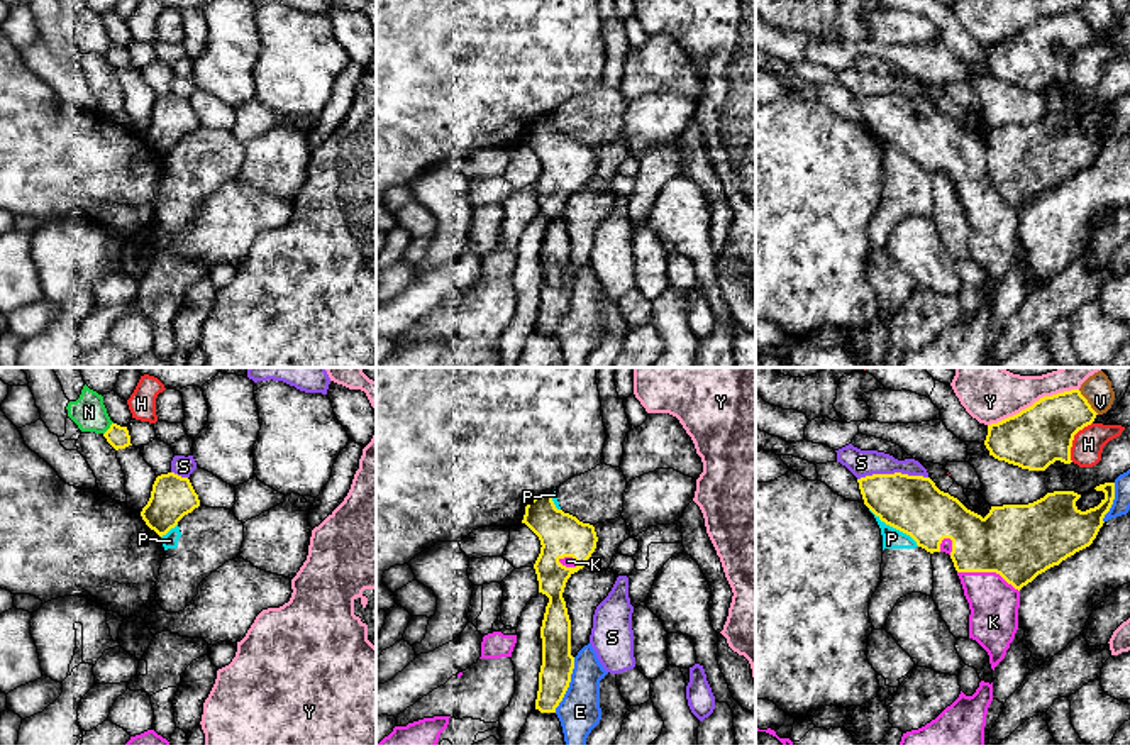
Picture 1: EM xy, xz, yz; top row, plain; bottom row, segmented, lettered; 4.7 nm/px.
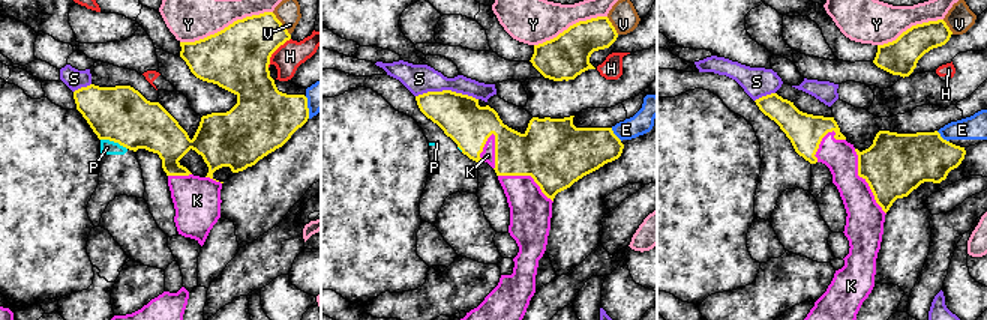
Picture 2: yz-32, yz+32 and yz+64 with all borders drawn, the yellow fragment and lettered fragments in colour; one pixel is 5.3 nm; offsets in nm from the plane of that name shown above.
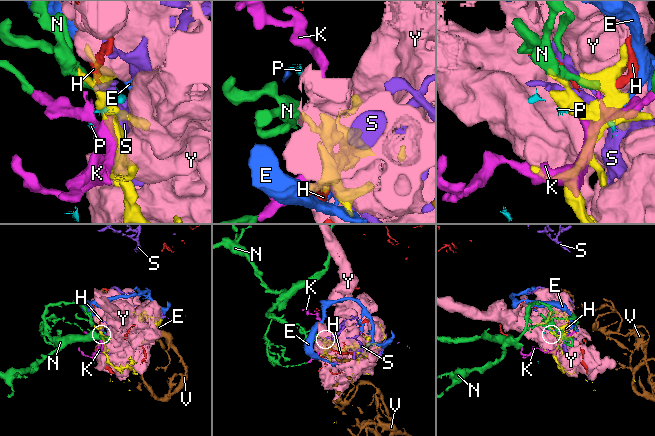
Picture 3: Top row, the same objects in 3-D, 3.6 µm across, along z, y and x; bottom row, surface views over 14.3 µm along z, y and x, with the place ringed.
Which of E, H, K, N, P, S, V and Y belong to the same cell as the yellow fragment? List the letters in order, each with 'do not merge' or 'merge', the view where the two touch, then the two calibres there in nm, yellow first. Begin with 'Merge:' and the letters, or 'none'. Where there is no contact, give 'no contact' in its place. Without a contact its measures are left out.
Merge: K
E: do not merge | xz | 150/200 nm
H: do not merge | yz | 280/150 nm
K: merge | yz | 360/240 nm
N: do not merge | xy | 100/160 nm
P: do not merge | yz | 280/100 nm
S: do not merge | yz | 280/130 nm
V: do not merge | yz | 280/140 nm
Y: do not merge | yz | 280/280 nm

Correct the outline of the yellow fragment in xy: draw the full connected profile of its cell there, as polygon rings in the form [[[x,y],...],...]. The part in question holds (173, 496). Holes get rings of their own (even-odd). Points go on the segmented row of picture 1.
[[[168,472],[156,477],[141,516],[151,530],[163,537],[198,506],[200,499],[190,479]]]

